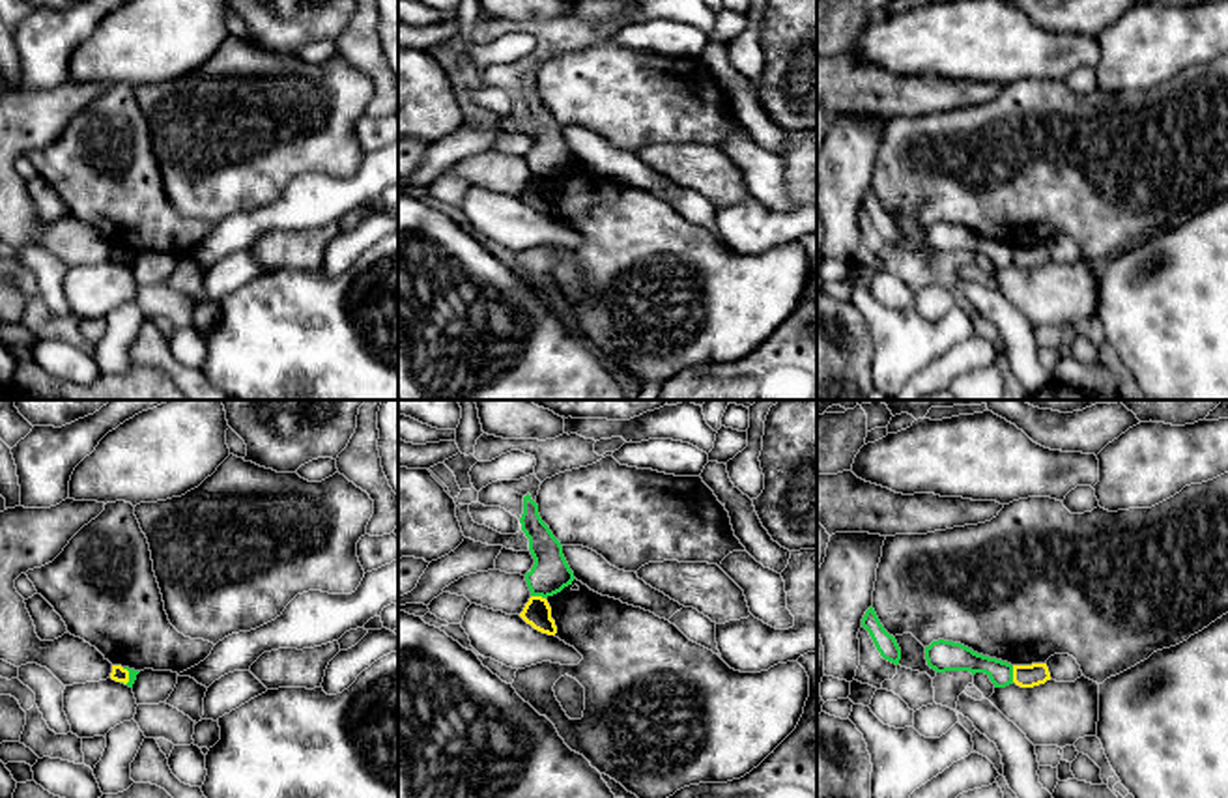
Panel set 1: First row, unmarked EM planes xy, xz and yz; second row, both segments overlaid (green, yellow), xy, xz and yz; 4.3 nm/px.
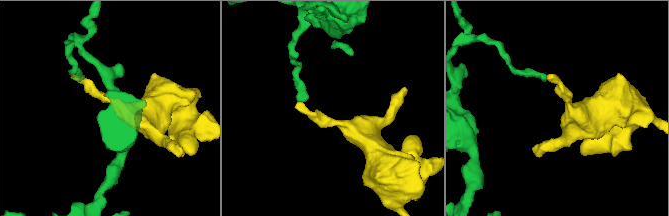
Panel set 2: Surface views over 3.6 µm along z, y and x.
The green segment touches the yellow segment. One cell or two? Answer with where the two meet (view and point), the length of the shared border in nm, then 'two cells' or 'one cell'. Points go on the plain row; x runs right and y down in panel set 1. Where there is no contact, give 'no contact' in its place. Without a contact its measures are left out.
meets green in yz at (1012, 255); contact 70 nm long; two cells

